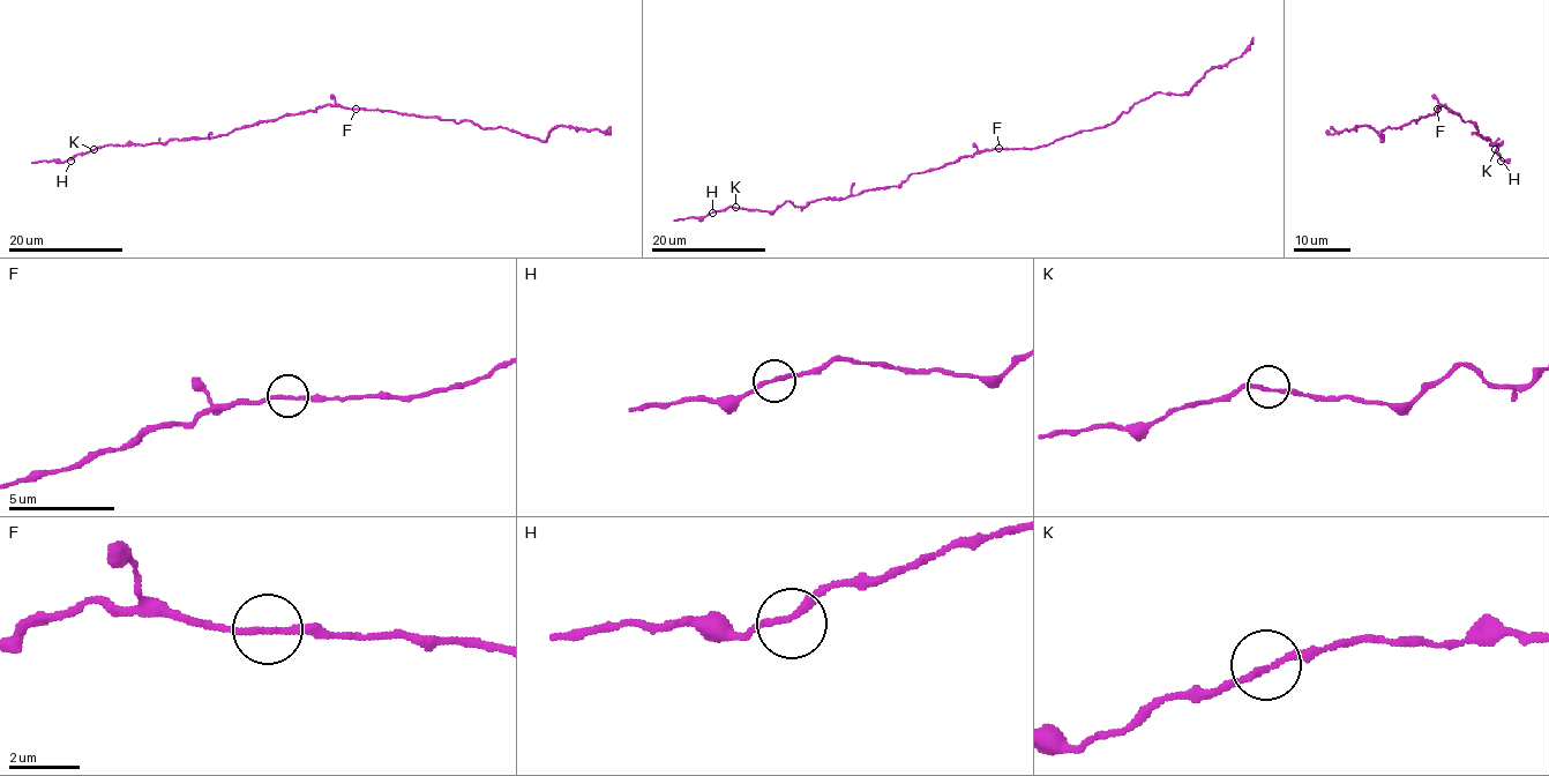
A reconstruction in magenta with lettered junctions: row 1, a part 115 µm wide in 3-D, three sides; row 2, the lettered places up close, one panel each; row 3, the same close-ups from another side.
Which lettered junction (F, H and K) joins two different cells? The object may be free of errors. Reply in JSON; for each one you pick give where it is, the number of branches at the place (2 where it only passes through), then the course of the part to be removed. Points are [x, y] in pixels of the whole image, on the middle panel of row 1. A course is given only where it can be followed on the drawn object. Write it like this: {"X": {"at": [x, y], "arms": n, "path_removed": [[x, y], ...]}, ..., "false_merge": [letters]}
{"F": {"at": [999, 148], "arms": 2, "path_removed": [[999, 148], [1049, 144], [1112, 124], [1159, 92], [1187, 94], [1211, 69], [1236, 59], [1254, 36]]}, "false_merge": ["F"]}

